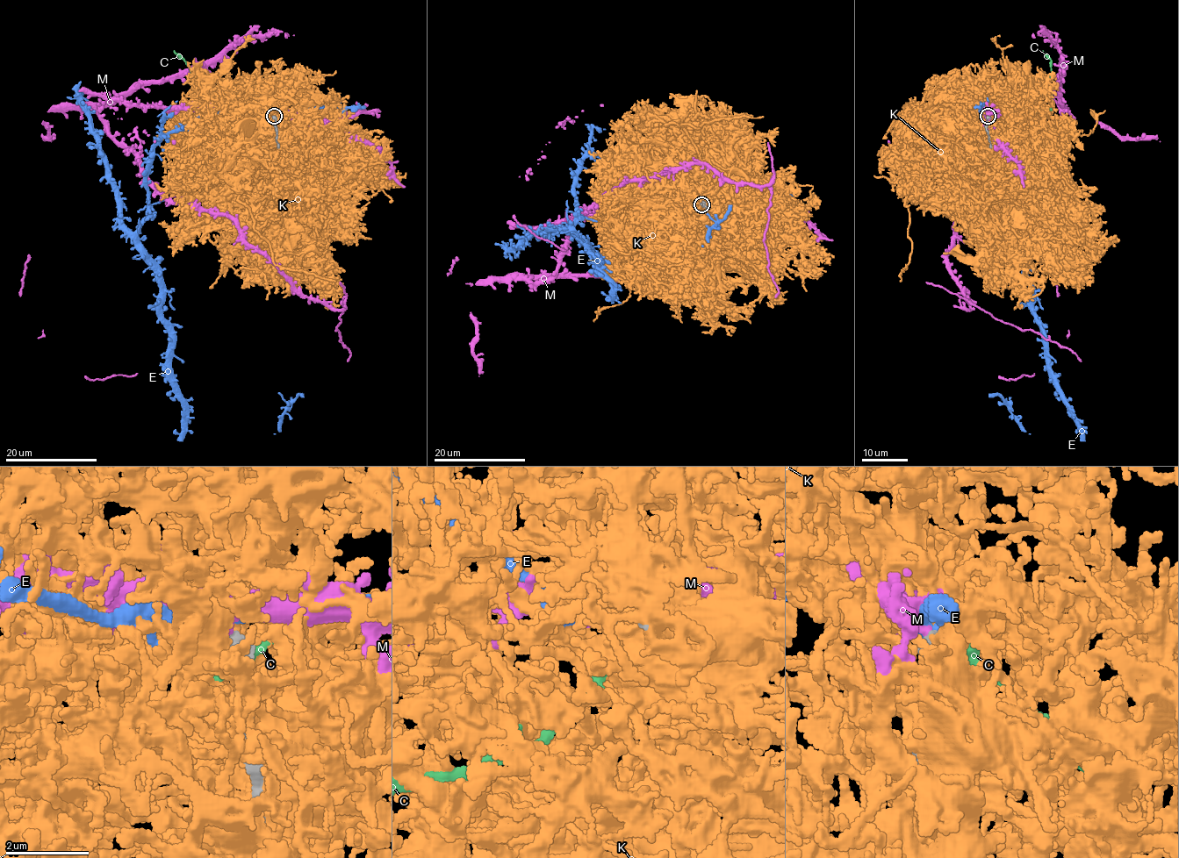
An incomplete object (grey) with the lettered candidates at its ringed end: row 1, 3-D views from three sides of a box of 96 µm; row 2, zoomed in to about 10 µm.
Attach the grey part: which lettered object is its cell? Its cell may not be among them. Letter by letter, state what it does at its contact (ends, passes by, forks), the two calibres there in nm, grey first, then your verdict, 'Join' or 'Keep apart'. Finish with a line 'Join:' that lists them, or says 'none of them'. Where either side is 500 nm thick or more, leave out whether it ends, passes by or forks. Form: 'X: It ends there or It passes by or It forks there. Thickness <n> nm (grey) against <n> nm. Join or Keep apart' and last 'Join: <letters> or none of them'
C: It ends there. Thickness 440 nm (grey) against 240 nm. Keep apart
E: It forks there. Thickness 440 nm (grey) against 360 nm. Keep apart
K: It passes by. Thickness 460 nm (grey) against 160 nm. Keep apart
M: It ends there. Thickness 440 nm (grey) against 480 nm. Keep apart
Join: none of them

